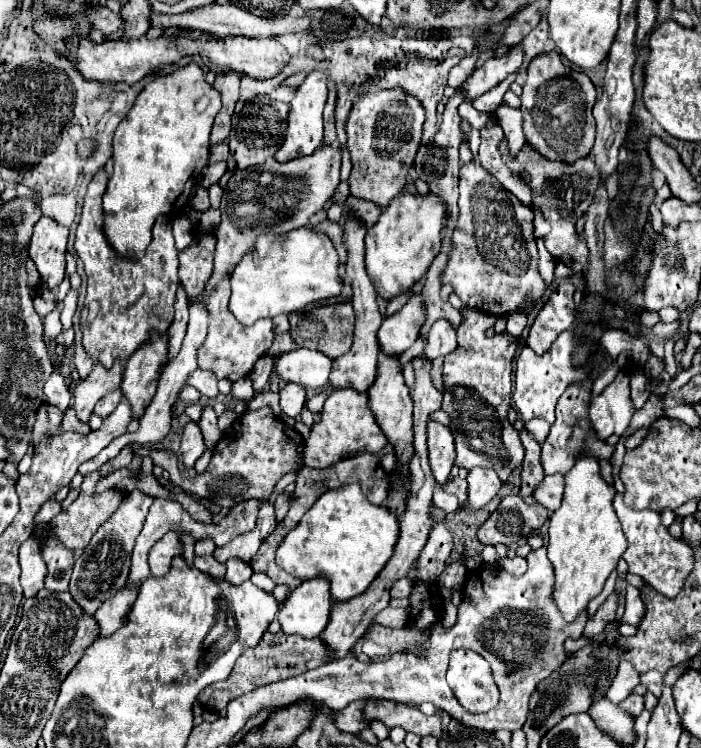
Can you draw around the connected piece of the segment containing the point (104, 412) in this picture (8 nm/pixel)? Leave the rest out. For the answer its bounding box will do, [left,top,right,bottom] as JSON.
[94,390,120,418]

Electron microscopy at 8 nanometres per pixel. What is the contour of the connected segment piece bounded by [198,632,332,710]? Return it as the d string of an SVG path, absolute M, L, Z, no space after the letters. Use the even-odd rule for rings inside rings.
M266 632L260 640L260 644L256 648L248 648L234 664L230 676L224 682L216 682L208 688L204 688L198 694L198 700L202 702L202 706L206 706L208 710L222 710L228 706L230 700L248 694L264 684L272 684L284 678L292 678L296 674L302 674L304 670L312 670L320 664L328 664L332 660L328 660L328 652L324 652L324 644L320 644L318 638L304 638L304 636L288 636L284 632L272 634Z

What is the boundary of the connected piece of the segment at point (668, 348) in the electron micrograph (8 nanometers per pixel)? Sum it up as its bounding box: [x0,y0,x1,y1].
[664,340,677,376]

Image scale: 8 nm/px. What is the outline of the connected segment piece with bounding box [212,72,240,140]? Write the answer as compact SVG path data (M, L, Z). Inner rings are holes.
M236 72L216 74L216 80L212 84L212 88L216 88L220 92L220 96L222 96L222 108L216 114L216 128L218 130L214 130L214 136L222 136L222 140L230 132L230 118L232 118L234 106L238 102L238 84L240 84L240 76Z

